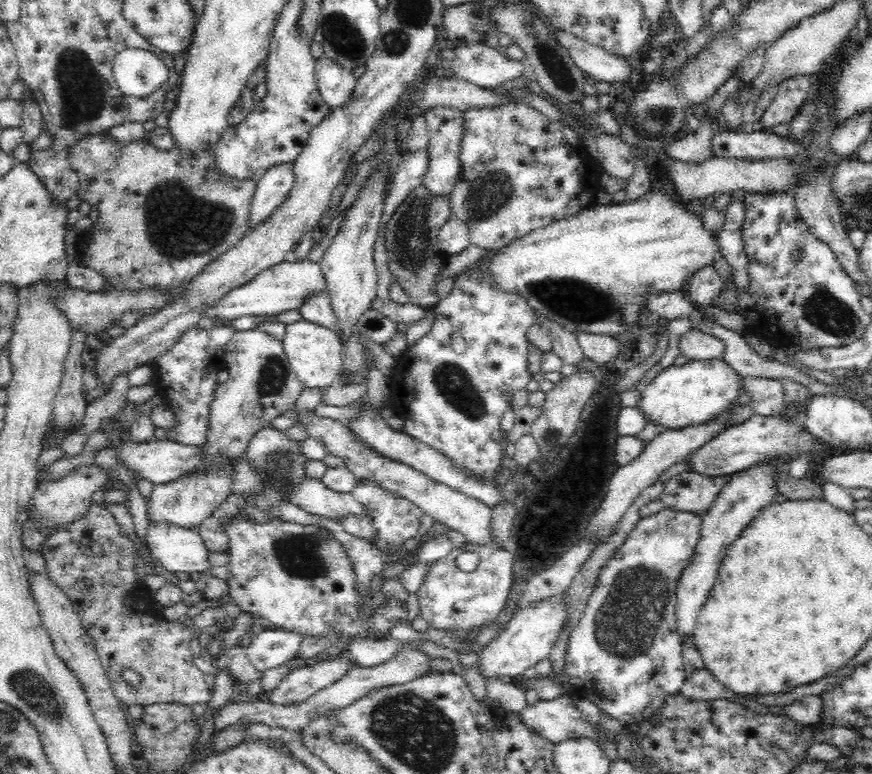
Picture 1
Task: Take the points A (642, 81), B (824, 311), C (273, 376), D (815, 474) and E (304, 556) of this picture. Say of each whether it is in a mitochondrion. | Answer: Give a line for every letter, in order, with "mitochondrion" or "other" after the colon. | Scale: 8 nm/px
A: other
B: mitochondrion
C: mitochondrion
D: other
E: mitochondrion

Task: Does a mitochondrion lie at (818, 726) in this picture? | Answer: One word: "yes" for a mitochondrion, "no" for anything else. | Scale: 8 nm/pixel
no

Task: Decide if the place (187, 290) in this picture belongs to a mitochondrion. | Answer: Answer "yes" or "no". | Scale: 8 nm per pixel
no

